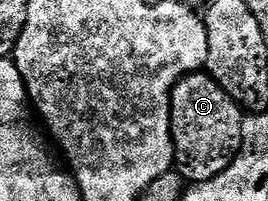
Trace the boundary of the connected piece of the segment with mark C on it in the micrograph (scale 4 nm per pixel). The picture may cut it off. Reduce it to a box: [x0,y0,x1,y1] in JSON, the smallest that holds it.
[171,71,243,185]

